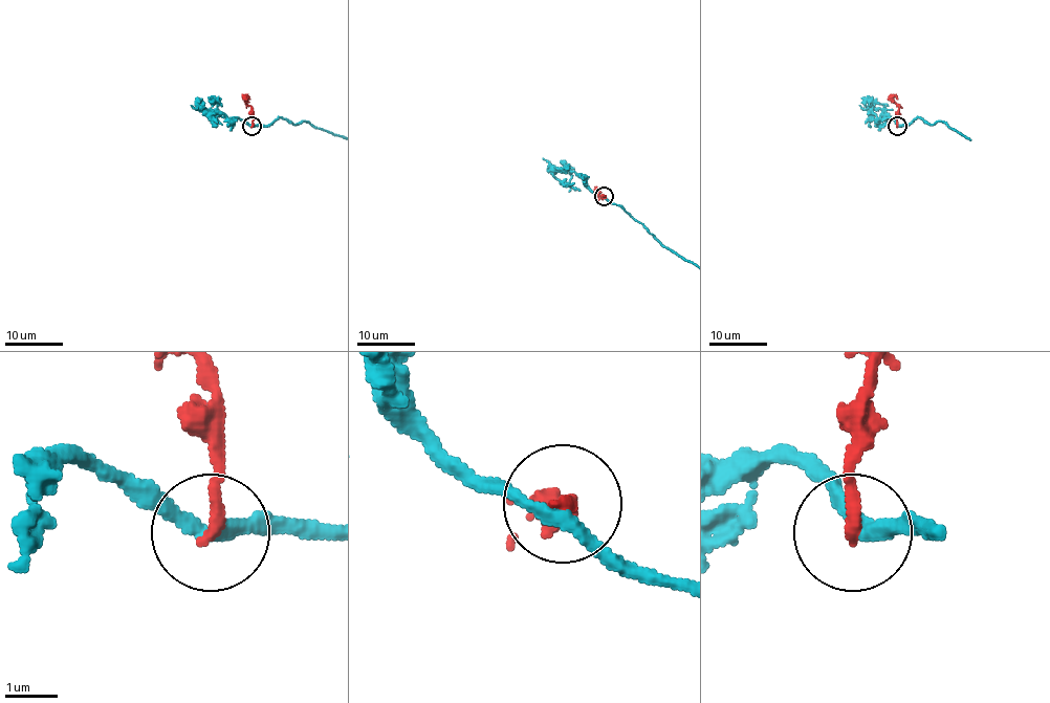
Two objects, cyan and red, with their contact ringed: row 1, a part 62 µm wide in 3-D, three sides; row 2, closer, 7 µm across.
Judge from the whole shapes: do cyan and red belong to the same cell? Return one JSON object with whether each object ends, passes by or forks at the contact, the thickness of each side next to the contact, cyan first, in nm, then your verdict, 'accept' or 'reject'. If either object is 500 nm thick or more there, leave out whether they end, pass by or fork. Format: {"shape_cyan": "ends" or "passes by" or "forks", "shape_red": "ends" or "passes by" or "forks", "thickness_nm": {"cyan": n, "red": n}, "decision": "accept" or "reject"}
{"shape_cyan": "passes by", "shape_red": "ends", "thickness_nm": {"cyan": 280, "red": 240}, "decision": "reject"}

